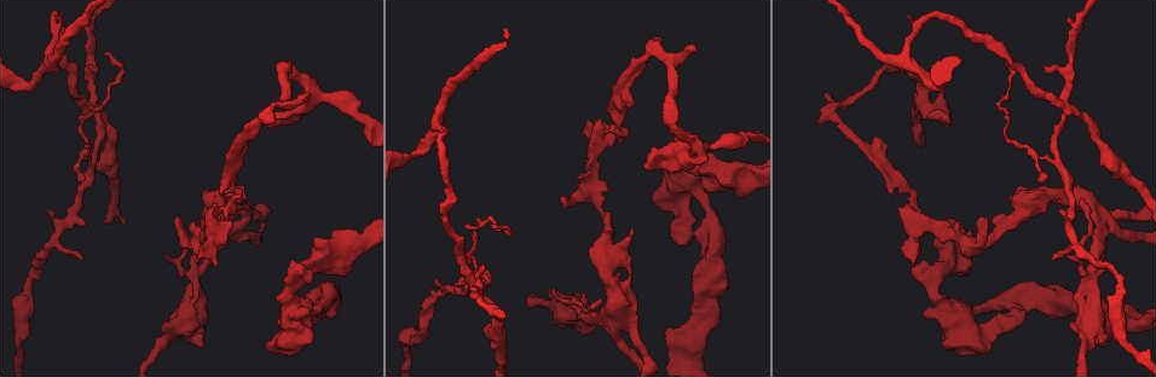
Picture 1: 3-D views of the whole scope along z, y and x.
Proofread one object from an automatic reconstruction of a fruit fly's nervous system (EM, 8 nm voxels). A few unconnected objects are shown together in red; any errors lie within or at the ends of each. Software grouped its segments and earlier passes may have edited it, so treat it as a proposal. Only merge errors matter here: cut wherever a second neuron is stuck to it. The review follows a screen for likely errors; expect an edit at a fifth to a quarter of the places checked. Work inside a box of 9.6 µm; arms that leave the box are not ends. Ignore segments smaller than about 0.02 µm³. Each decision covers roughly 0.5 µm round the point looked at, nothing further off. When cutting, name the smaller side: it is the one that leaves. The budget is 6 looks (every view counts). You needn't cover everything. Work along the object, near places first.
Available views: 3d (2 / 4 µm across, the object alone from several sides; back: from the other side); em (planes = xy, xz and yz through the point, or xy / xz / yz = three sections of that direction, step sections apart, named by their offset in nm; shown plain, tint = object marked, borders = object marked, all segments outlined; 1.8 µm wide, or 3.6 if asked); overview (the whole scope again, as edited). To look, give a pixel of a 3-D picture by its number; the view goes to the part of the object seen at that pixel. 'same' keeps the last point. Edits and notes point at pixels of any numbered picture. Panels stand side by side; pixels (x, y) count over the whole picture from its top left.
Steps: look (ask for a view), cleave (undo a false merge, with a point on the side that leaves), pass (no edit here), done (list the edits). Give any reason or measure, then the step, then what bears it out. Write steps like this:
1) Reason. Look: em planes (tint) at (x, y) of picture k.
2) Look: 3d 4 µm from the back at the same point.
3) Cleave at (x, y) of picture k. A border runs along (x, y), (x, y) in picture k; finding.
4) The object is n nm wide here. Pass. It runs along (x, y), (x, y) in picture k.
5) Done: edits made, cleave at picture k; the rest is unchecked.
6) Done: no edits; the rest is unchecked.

Sharp bend. Look: em planes (tint) at (216, 228) of picture 1.

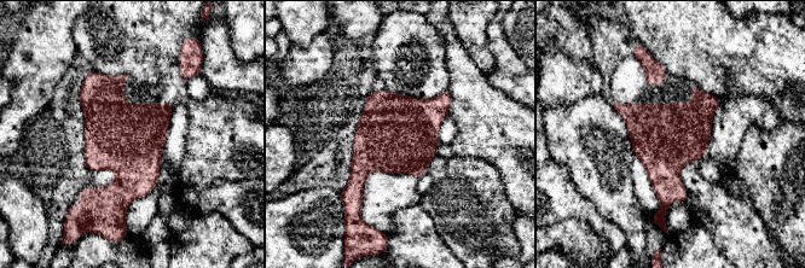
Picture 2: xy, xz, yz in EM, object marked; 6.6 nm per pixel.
The object is 440 nm wide here. Pass. One neuron here.

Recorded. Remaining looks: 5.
Touches itself. Look: 3d 2 µm from the back at (1104, 232) of picture 1.

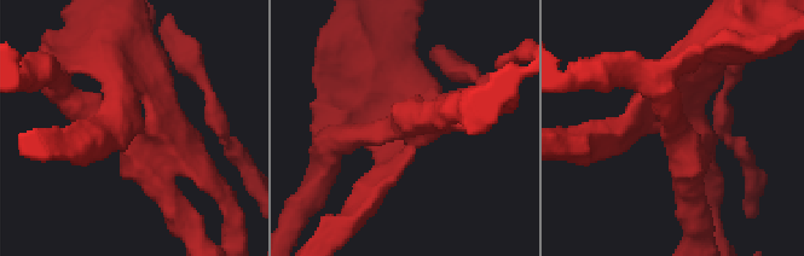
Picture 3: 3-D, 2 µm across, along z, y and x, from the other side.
Look: em xy step 8 (borders) at (679, 133) of picture 3.

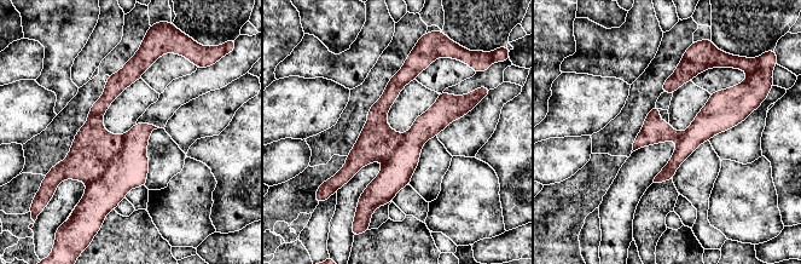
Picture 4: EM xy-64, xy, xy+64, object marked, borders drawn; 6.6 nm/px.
Look: em planes (borders) at the same point.

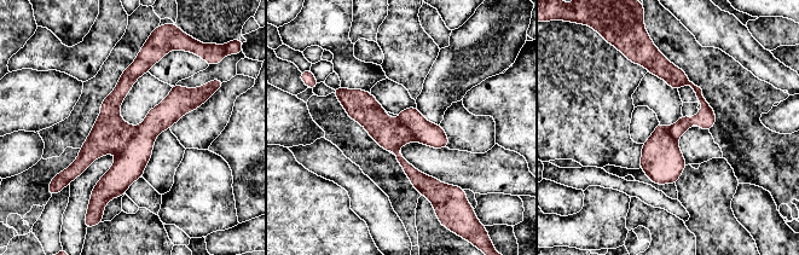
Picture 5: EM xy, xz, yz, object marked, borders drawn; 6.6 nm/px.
Cleave at (129, 163) of picture 5. A border runs along (135, 127), (131, 139), (119, 152) in picture 5; two neurons meet here.

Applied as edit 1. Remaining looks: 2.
Closes a loop. Look: em yz step 16 (tint) at (1079, 316) of picture 1.

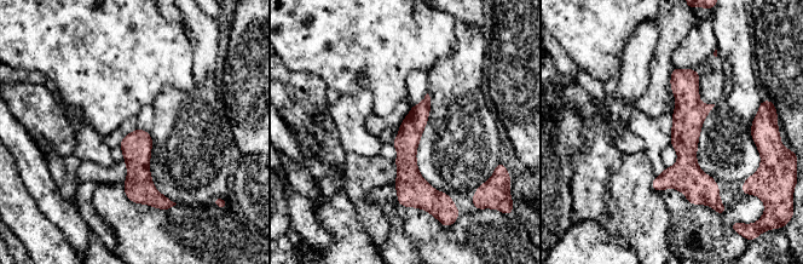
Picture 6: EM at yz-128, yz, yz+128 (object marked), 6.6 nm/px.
Cut it another way. Look: em planes (tint) at the same point.

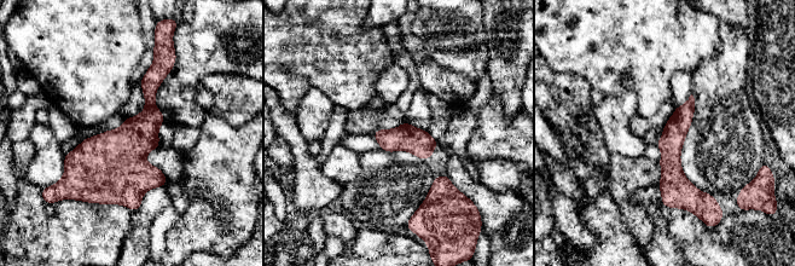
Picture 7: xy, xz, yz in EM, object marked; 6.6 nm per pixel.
Pass. Continuous, no second neuron.

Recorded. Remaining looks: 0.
Done: edits made, cleave at picture 5; the rest is unchecked.

